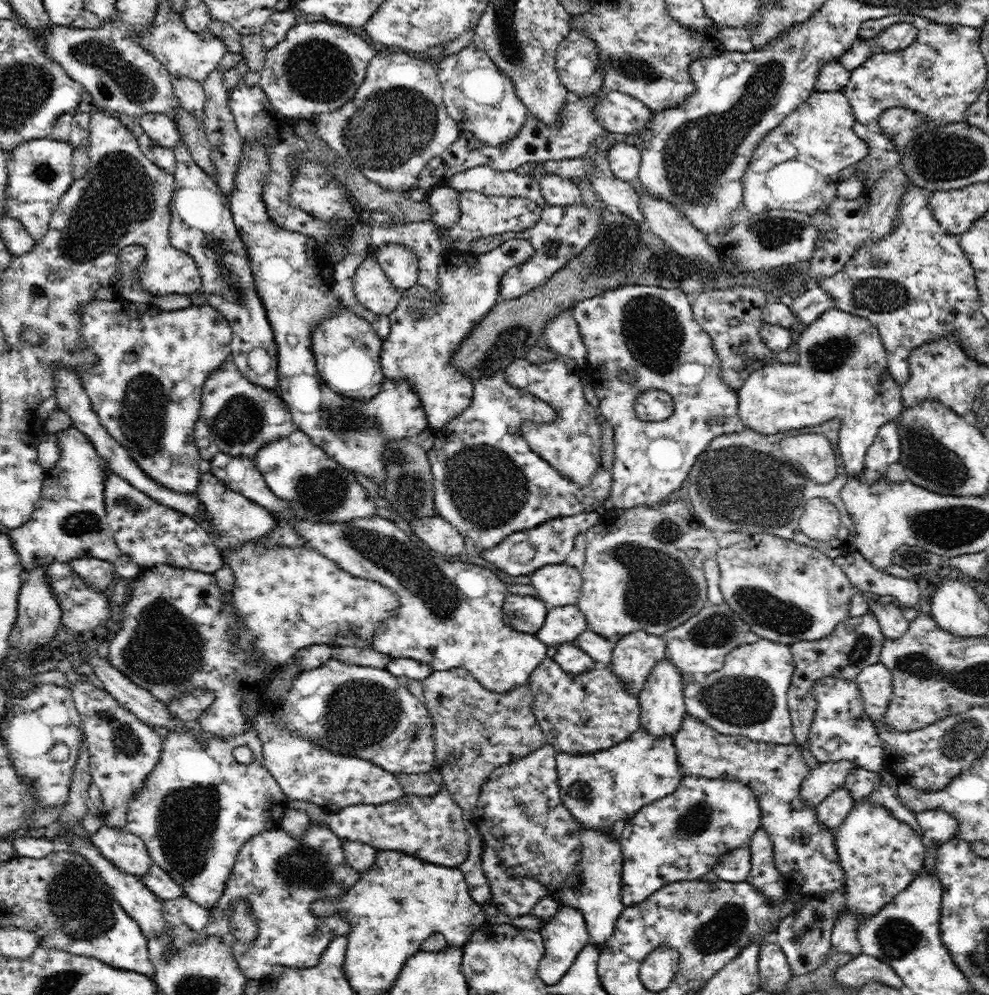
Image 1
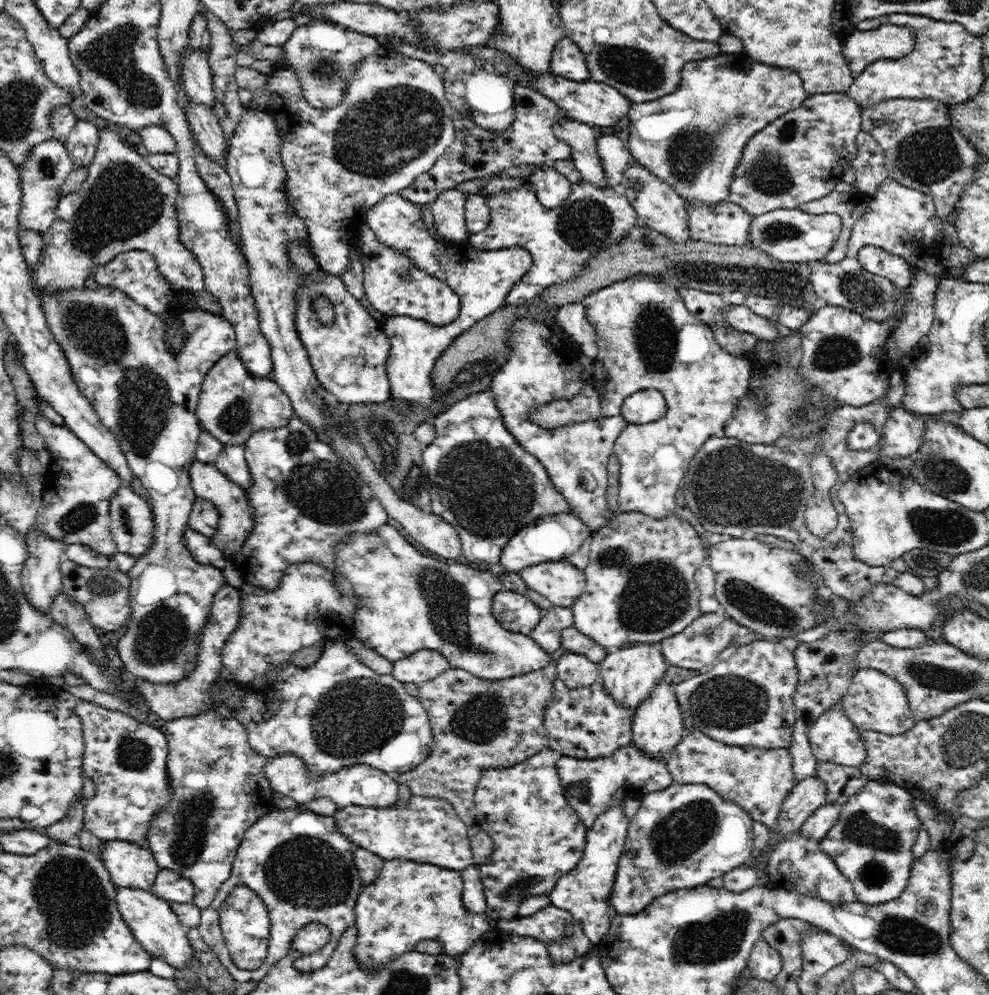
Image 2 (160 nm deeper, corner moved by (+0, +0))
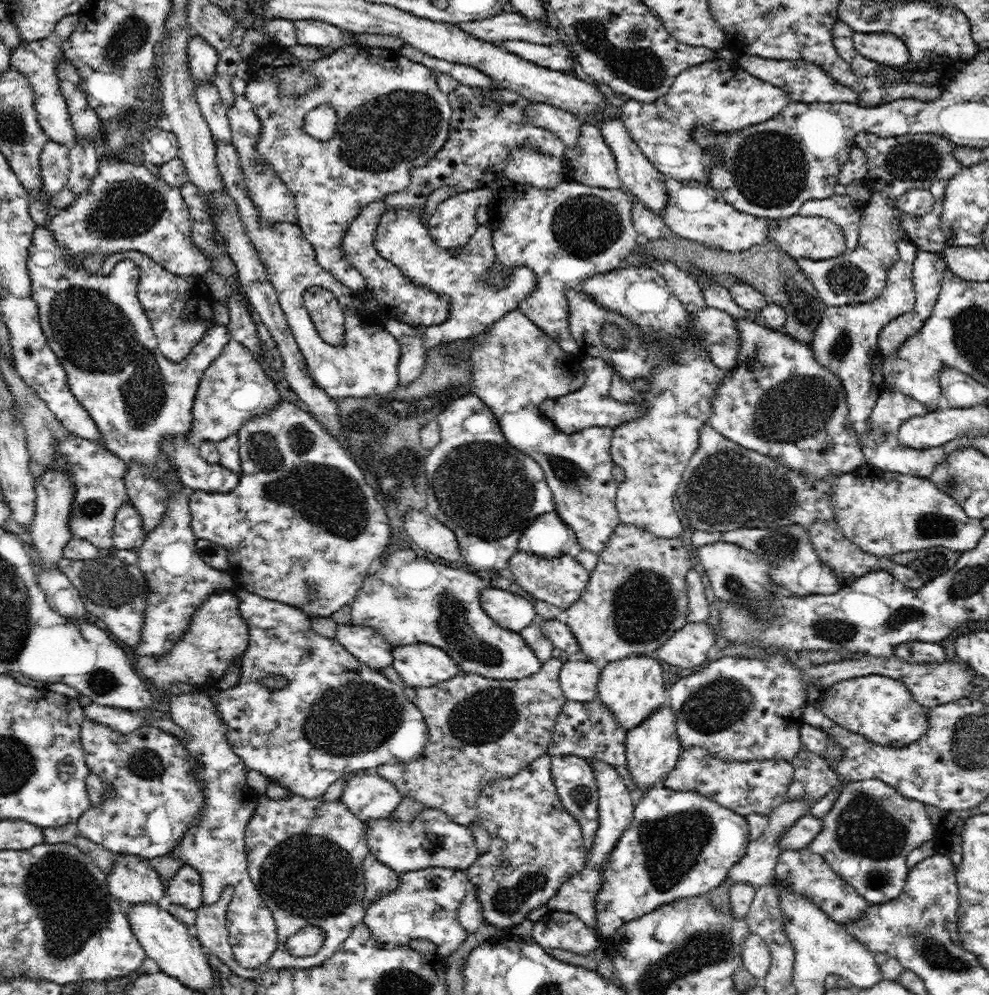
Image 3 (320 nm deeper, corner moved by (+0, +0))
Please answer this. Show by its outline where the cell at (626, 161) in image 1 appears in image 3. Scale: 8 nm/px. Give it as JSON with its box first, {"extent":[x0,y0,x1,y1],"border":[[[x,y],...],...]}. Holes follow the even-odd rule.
{"extent":[563,123,623,189],"border":[[[583,123],[580,136],[575,147],[566,148],[563,162],[563,176],[566,181],[576,181],[590,187],[621,189],[623,184],[617,173],[616,159],[614,153],[599,129],[599,125],[588,125]]]}

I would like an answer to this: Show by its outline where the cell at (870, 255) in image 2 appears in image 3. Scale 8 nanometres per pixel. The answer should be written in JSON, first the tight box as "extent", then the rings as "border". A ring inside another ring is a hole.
{"extent":[810,240,919,417],"border":[[[900,240],[899,260],[889,269],[884,292],[868,304],[828,307],[814,330],[810,344],[812,353],[816,361],[840,378],[842,387],[846,389],[850,414],[865,414],[868,417],[878,396],[885,390],[882,373],[885,356],[878,346],[878,335],[891,320],[914,309],[913,266],[918,252],[919,249],[911,241]]]}

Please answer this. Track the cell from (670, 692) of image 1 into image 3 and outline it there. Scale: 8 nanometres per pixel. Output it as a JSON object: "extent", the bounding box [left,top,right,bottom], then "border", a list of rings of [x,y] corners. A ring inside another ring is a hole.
{"extent":[626,703,683,792],"border":[[[667,703],[658,708],[643,724],[632,728],[626,736],[627,767],[635,787],[643,792],[653,787],[663,786],[672,768],[678,762],[683,747],[676,733],[676,716]]]}

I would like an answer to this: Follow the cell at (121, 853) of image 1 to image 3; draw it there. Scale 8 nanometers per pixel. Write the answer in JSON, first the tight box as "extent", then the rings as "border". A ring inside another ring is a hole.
{"extent":[107,854,166,906],"border":[[[119,854],[111,873],[107,876],[107,883],[112,896],[132,906],[140,902],[166,902],[165,884],[159,872],[148,863],[148,859]]]}

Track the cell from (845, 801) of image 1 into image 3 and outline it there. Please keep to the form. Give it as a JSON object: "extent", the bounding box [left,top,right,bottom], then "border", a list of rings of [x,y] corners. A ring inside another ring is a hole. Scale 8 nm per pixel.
{"extent":[780,813,823,851],"border":[[[810,813],[802,816],[780,837],[780,851],[806,849],[822,830],[822,823],[823,818],[812,816]]]}

